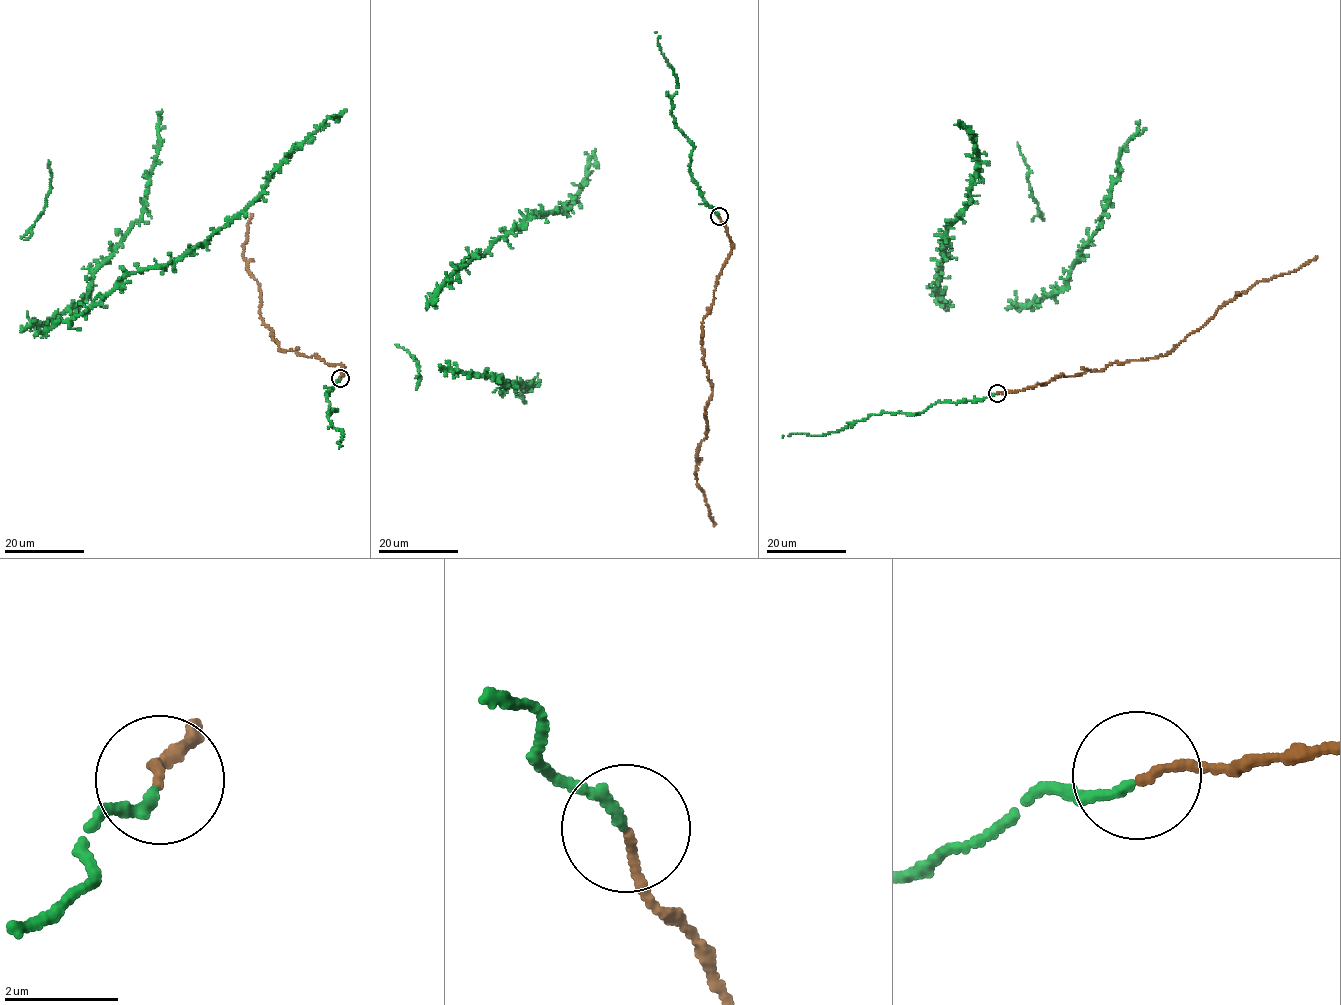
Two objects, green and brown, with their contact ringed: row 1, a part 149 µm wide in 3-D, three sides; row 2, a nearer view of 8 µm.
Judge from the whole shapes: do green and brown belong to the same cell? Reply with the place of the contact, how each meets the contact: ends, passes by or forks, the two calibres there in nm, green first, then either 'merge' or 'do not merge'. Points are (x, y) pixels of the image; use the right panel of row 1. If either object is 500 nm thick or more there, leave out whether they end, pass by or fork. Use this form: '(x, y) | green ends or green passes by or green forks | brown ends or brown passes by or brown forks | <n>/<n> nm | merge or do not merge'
(997, 393) | green ends | brown ends | 170/140 nm | merge

